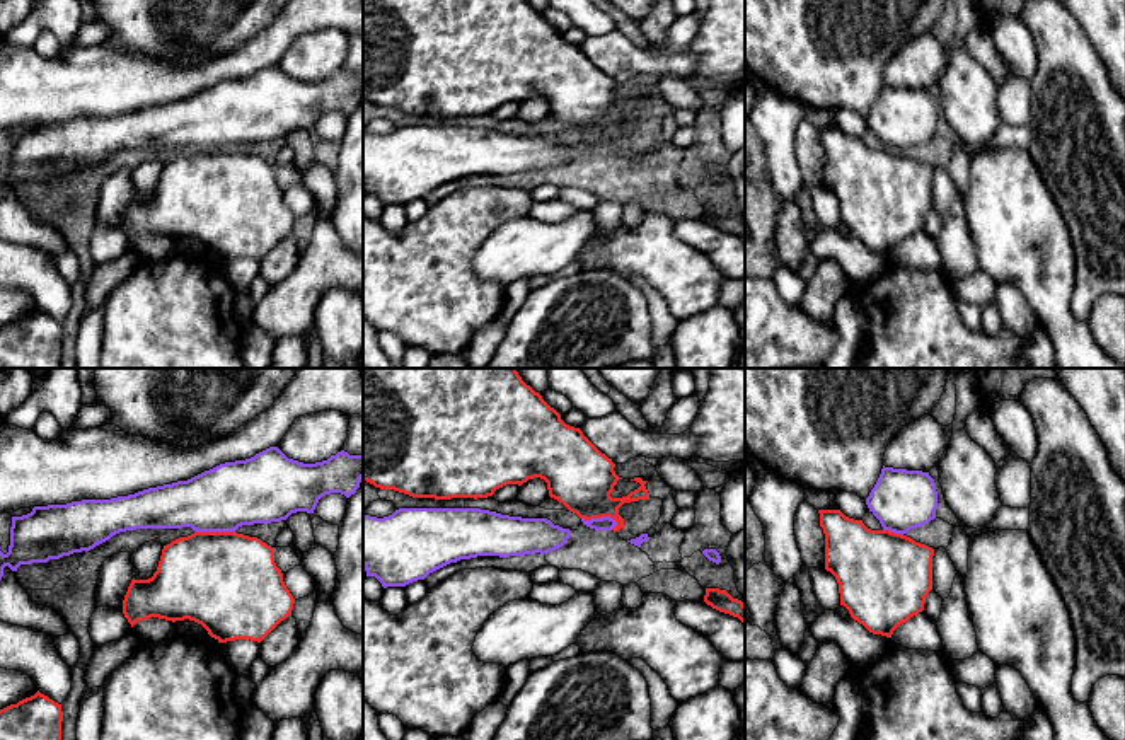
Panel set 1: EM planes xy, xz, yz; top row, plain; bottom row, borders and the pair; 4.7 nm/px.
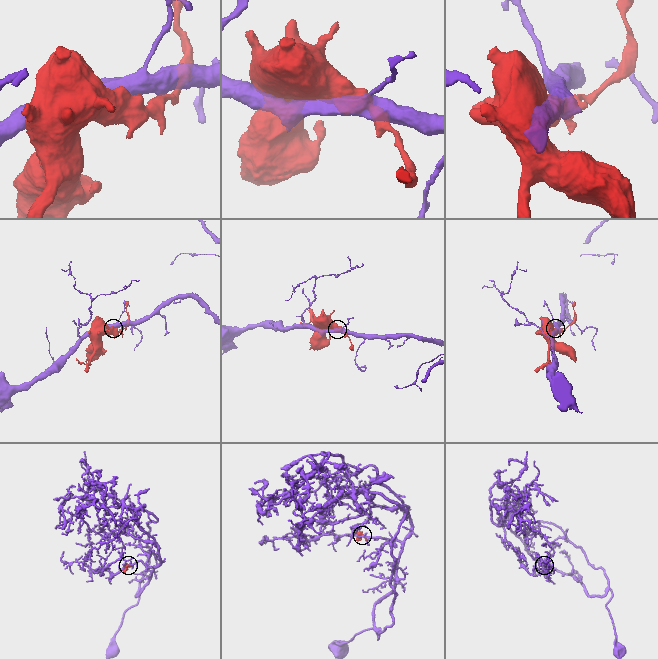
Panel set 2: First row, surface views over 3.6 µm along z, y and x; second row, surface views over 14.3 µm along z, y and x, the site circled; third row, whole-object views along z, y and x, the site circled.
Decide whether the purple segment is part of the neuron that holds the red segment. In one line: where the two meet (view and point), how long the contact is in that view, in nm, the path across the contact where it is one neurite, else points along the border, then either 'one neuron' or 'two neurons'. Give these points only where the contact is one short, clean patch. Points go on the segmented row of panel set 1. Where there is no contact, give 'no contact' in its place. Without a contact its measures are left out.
xz (600, 517) | 180 nm | two neurons

